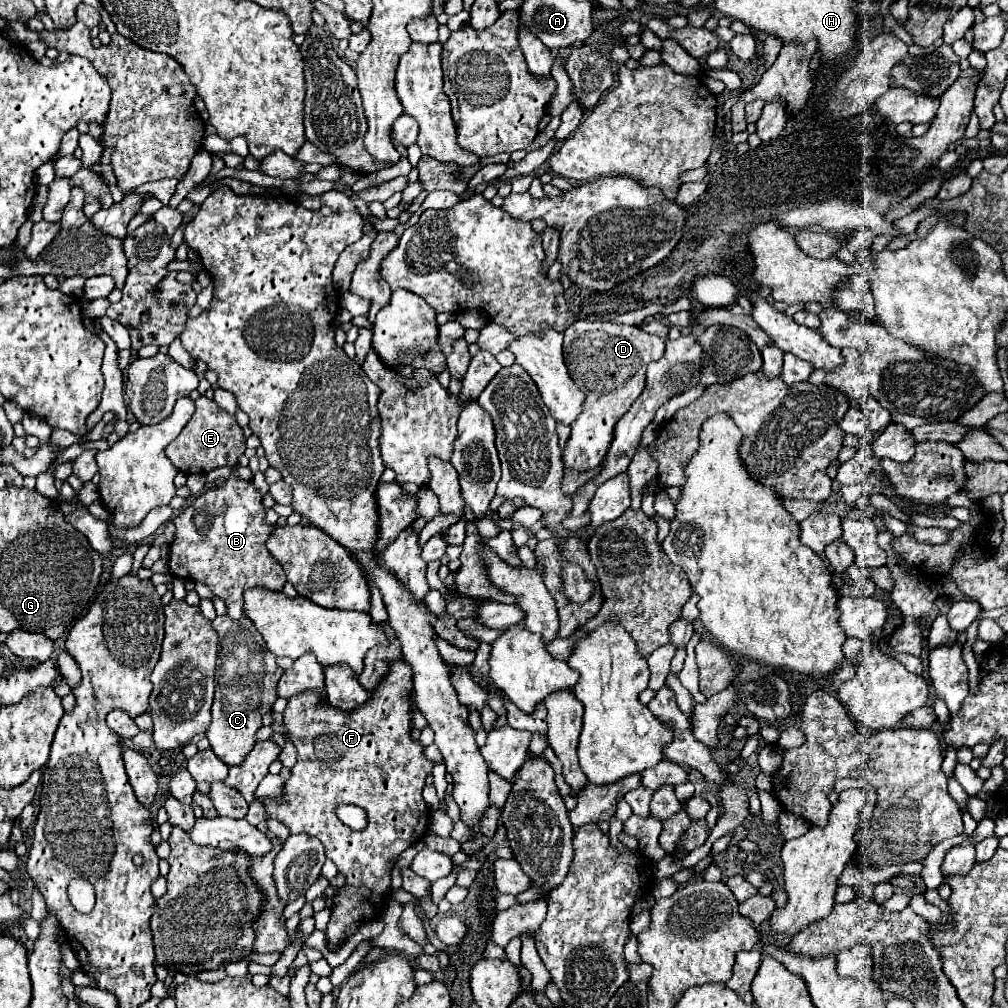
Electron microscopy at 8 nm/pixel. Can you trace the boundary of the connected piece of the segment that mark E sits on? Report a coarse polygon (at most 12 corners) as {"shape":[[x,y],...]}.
{"shape":[[200,396],[166,456],[182,474],[236,466],[246,436]]}

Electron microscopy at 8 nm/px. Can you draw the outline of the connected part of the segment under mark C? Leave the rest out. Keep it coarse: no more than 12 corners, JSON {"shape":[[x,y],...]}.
{"shape":[[252,628],[220,634],[212,752],[240,766],[284,670]]}

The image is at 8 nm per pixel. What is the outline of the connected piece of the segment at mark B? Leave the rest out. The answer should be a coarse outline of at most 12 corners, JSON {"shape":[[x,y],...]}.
{"shape":[[222,474],[174,516],[168,568],[238,620],[244,588],[282,590],[252,482]]}

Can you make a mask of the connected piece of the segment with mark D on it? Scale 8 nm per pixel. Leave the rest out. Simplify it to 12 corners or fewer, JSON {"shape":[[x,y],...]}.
{"shape":[[572,322],[564,360],[586,394],[566,468],[602,464],[666,340]]}

